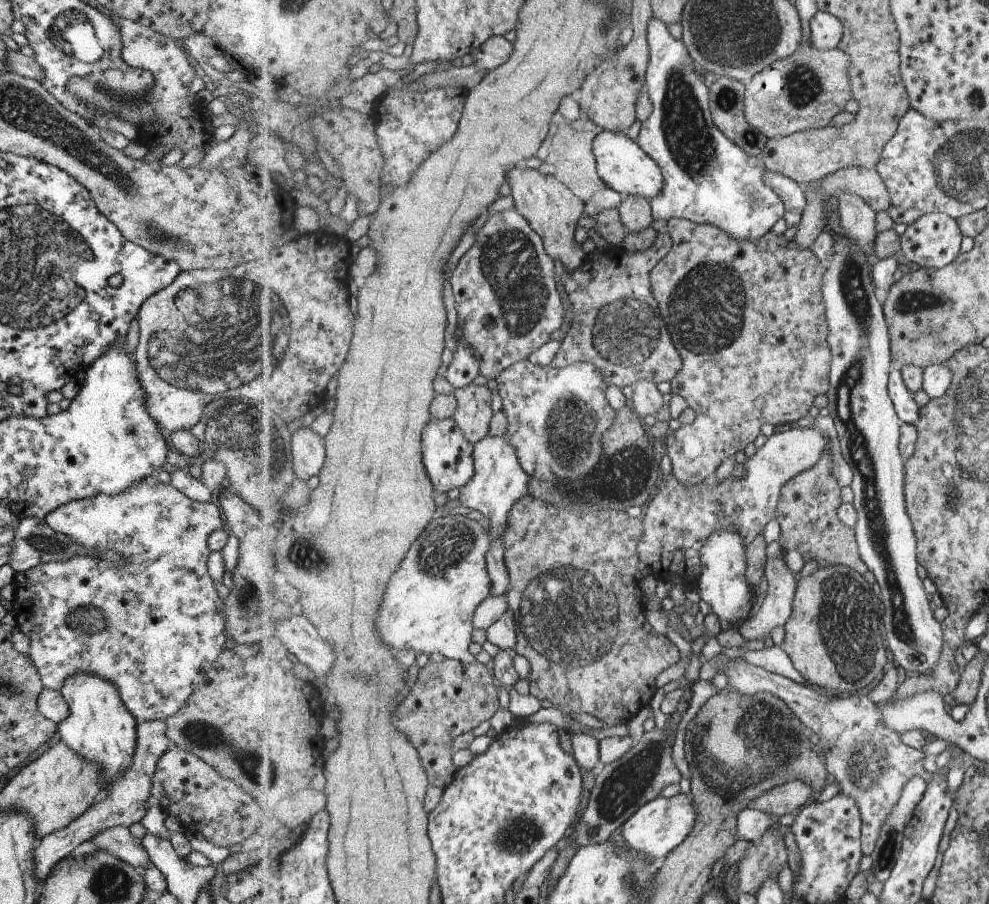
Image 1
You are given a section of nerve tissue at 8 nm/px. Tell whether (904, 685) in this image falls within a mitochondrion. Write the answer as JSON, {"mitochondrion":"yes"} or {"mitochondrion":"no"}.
{"mitochondrion":"no"}

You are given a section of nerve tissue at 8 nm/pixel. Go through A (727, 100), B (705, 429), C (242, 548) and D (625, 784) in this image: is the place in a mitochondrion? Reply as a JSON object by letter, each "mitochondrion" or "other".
{"A":"mitochondrion","B":"other","C":"other","D":"mitochondrion"}

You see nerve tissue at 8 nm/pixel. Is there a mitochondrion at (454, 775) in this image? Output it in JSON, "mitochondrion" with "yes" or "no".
{"mitochondrion":"no"}

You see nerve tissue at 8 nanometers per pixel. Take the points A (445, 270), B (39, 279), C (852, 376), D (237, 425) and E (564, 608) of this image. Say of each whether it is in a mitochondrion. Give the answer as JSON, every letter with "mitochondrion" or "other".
{"A":"other","B":"mitochondrion","C":"mitochondrion","D":"mitochondrion","E":"mitochondrion"}

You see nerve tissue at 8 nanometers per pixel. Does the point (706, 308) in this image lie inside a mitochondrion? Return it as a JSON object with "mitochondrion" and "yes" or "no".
{"mitochondrion":"yes"}

